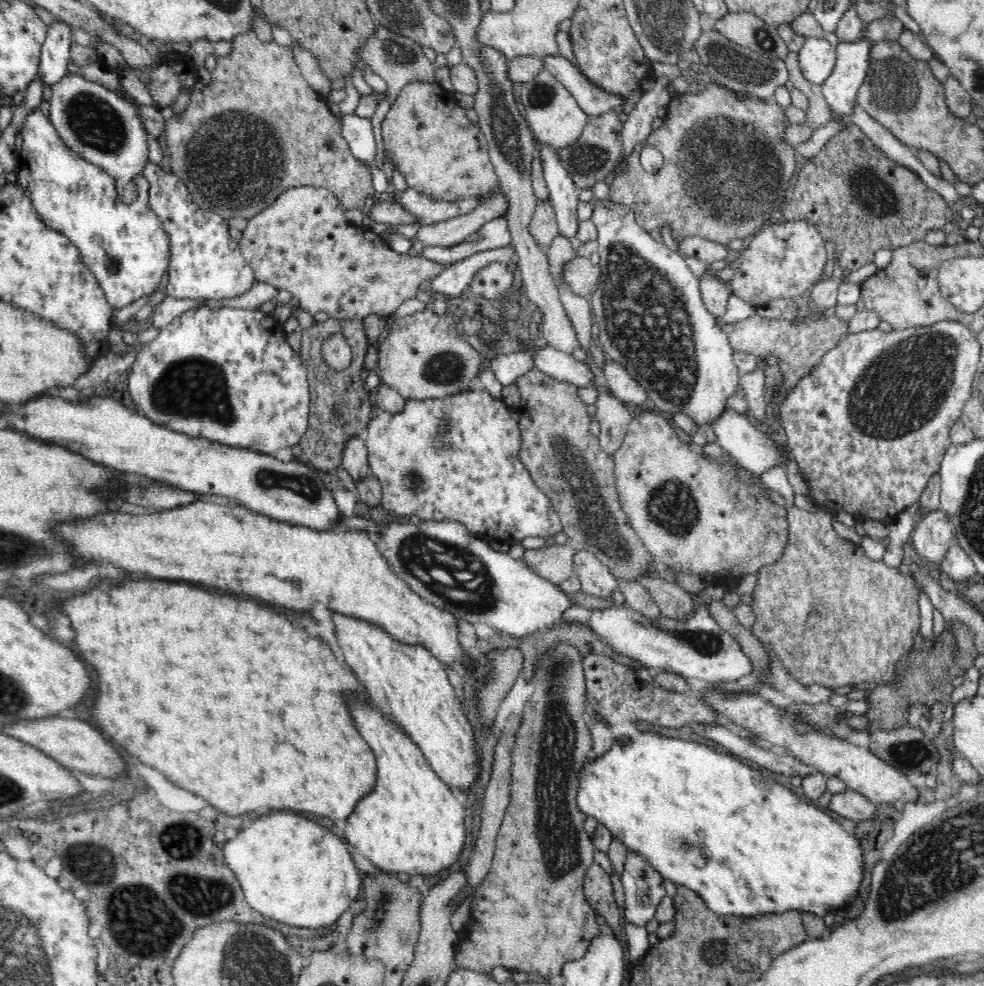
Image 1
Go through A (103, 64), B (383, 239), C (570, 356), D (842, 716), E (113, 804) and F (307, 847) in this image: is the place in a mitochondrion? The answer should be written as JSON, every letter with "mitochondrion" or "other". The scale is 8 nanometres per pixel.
{"A":"other","B":"other","C":"other","D":"other","E":"other","F":"other"}

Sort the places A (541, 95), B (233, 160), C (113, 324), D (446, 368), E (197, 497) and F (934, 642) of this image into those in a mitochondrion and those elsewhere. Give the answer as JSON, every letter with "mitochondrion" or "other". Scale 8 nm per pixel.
{"A":"mitochondrion","B":"mitochondrion","C":"other","D":"mitochondrion","E":"other","F":"other"}

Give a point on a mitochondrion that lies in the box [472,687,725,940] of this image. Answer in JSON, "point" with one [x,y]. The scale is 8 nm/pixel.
{"point":[681,844]}

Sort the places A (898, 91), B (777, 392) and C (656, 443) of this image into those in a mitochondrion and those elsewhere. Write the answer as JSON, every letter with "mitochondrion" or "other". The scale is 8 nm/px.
{"A":"mitochondrion","B":"other","C":"other"}

